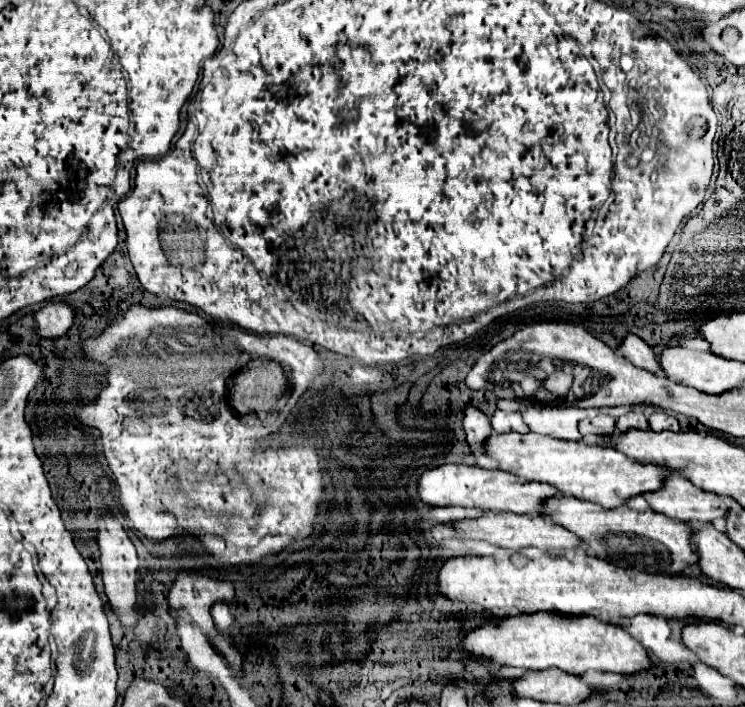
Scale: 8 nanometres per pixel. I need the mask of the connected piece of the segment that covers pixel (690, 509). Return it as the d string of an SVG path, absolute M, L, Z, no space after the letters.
M673 474L667 478L665 486L659 490L659 492L651 492L651 494L645 494L643 496L649 506L655 510L655 512L663 512L665 516L673 518L673 520L681 520L681 522L703 522L703 524L709 524L713 522L715 518L723 518L727 516L729 512L729 502L723 498L723 496L717 496L713 492L707 492L707 490L701 490L697 488L695 484L691 484L685 476L681 474Z

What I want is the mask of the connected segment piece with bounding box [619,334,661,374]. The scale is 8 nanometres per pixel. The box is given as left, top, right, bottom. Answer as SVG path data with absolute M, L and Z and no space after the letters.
M629 334L623 344L619 346L619 352L637 368L643 368L653 374L661 374L661 364L657 360L657 354L635 334Z

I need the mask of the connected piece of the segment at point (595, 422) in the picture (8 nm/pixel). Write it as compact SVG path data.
M607 414L595 416L595 418L587 418L579 422L579 432L581 436L611 436L615 432L615 420Z

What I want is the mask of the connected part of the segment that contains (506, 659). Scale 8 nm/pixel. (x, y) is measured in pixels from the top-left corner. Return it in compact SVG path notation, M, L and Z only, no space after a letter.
M535 612L511 616L501 622L489 622L463 638L461 648L505 666L531 670L559 668L573 674L589 670L637 674L655 666L645 646L621 626L589 616L563 616L561 612Z

